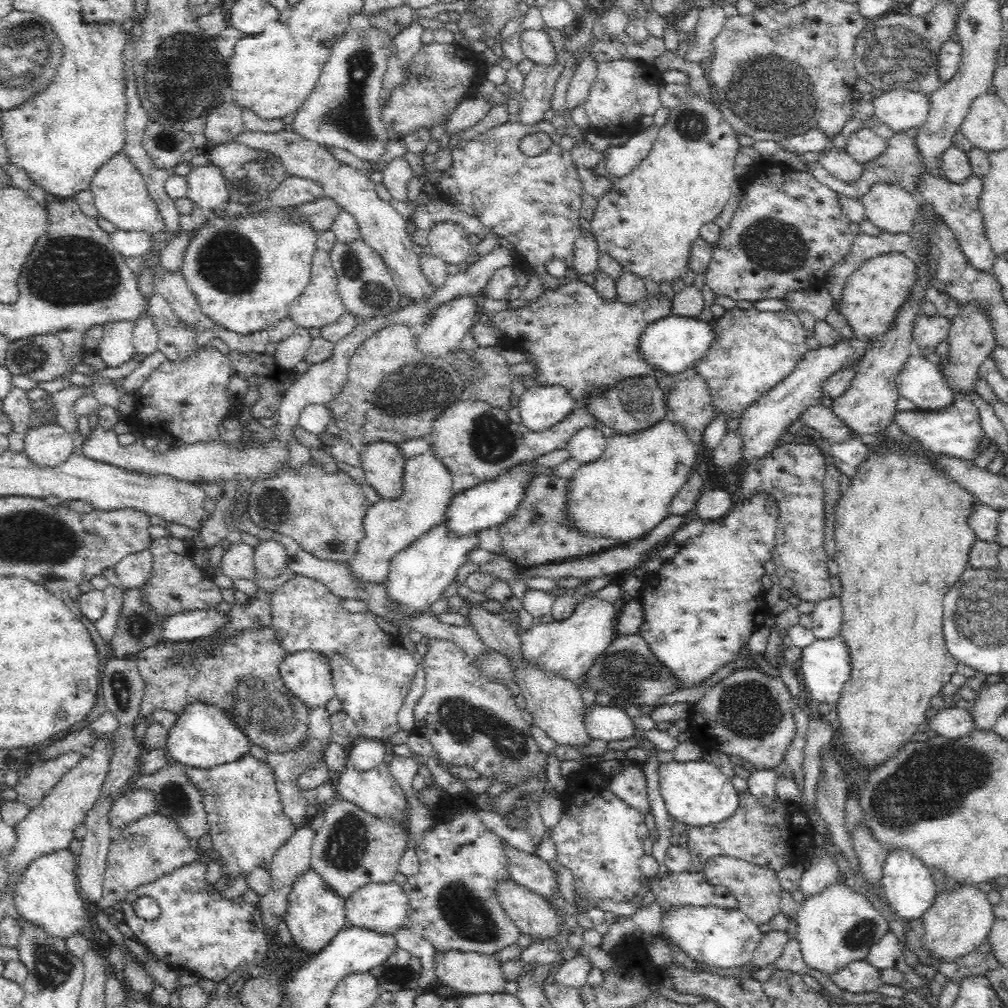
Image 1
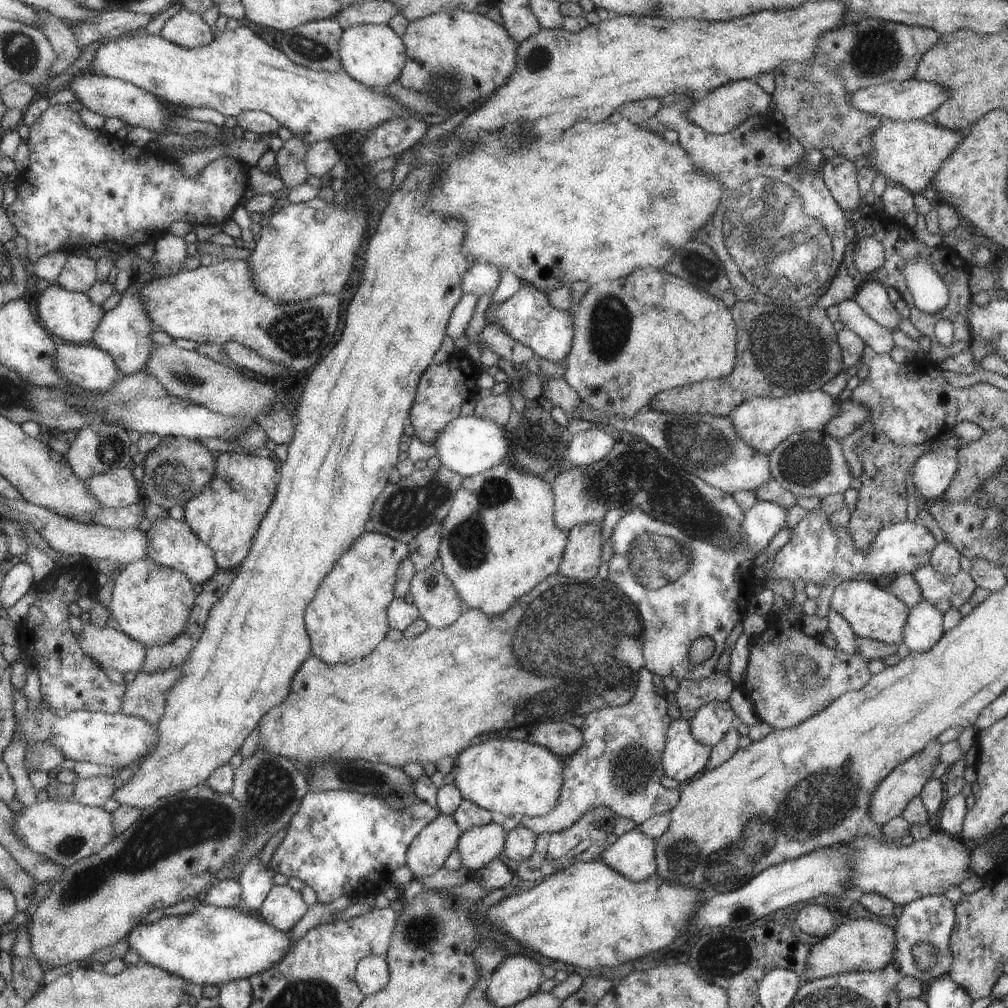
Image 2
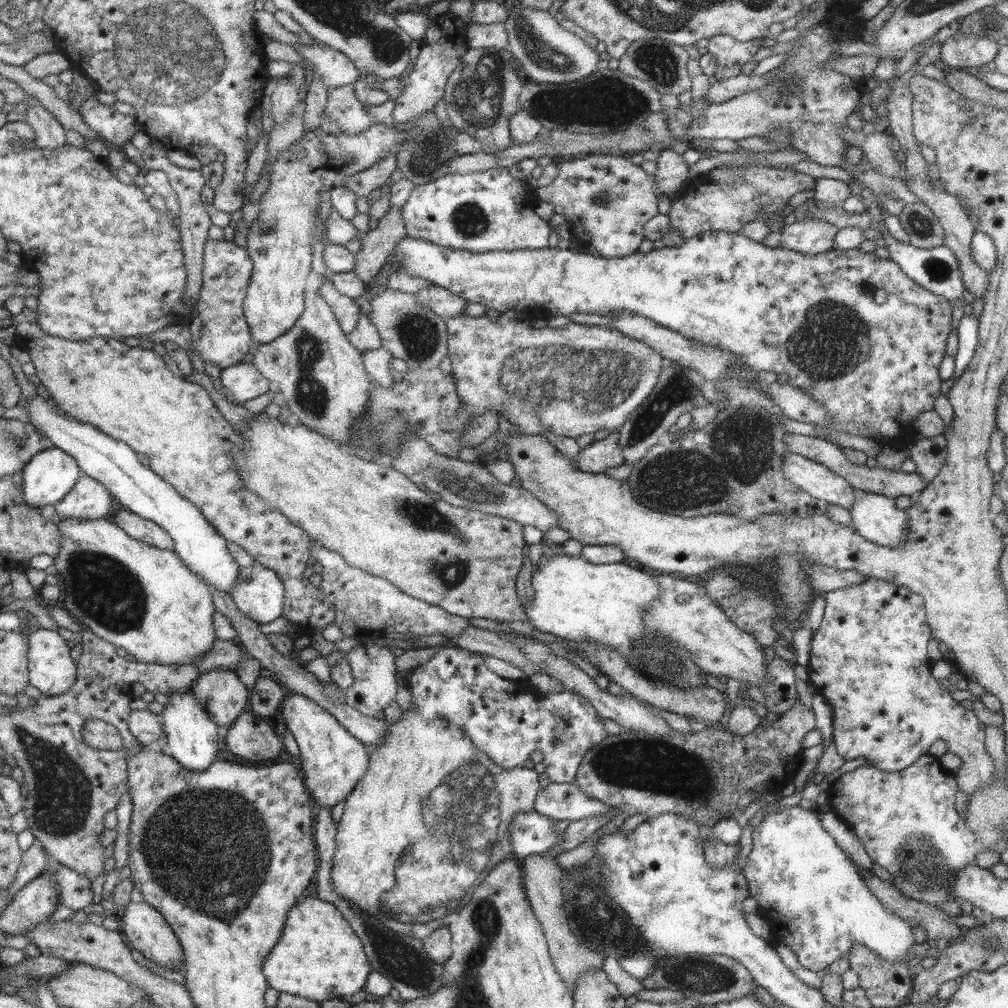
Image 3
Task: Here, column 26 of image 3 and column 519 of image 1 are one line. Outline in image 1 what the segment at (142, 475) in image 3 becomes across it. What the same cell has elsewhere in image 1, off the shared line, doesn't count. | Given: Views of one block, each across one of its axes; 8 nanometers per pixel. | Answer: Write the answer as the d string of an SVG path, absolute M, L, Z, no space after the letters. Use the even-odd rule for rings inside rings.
M537 384L520 396L518 408L525 426L535 432L544 432L572 415L578 405L566 387Z

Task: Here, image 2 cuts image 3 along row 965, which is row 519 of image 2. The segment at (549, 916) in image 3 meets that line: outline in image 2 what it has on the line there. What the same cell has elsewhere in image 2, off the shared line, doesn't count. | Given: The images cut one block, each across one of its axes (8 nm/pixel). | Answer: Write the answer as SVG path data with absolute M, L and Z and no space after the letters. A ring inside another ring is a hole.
M570 466L559 473L551 488L554 489L554 522L565 533L577 524L599 522L606 510L593 502L587 494L587 484L583 486L582 468Z

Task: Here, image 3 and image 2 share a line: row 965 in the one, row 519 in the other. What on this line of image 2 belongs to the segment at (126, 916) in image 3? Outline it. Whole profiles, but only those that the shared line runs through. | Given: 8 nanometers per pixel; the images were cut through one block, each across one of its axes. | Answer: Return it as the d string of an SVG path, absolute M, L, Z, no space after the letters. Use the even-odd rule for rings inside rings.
M170 517L157 519L151 522L151 527L146 534L149 538L146 557L157 564L182 572L191 581L191 584L206 583L218 570L211 548L198 539L198 536L187 526L183 518L180 520Z

